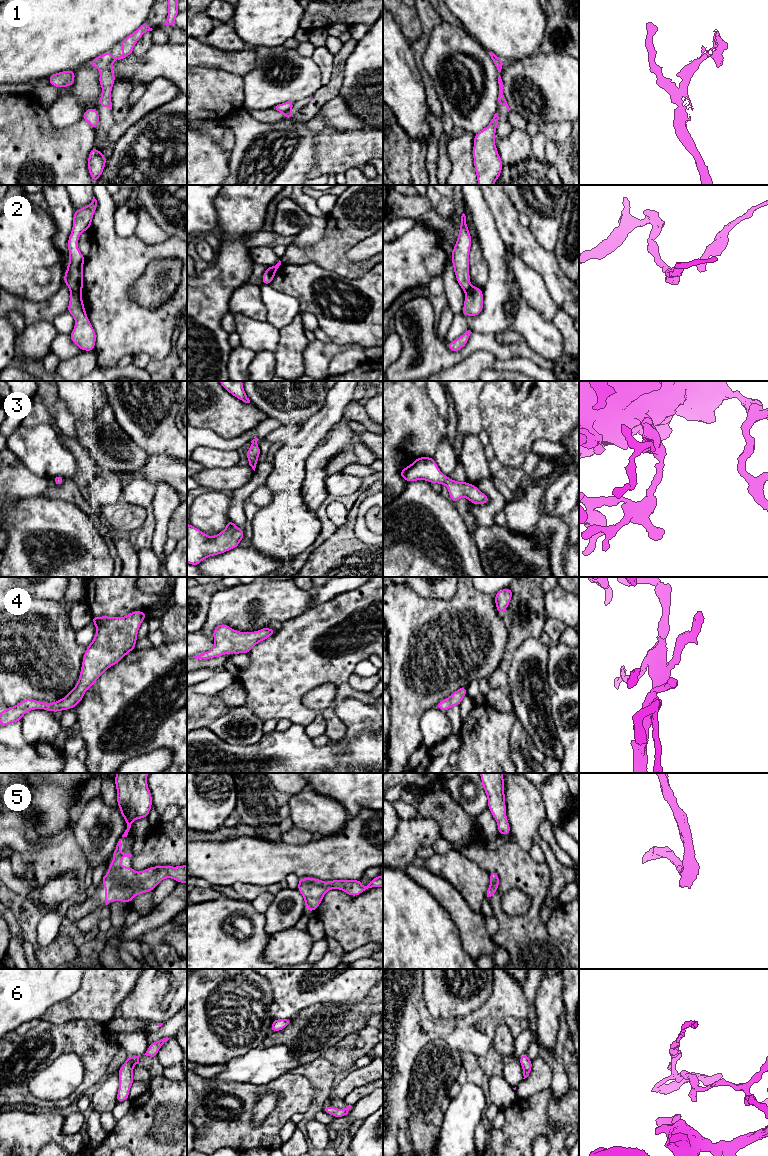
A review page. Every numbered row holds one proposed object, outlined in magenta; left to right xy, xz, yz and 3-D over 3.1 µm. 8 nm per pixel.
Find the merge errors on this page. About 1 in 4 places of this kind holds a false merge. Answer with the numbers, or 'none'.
1, 2

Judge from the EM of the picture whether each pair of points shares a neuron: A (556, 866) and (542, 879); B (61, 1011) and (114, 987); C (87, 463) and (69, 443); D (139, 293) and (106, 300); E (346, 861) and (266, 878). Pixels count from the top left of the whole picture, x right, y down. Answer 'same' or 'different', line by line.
A: different
B: same
C: same
D: different
E: same

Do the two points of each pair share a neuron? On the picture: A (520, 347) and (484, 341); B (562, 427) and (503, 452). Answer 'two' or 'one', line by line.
A: one
B: one

